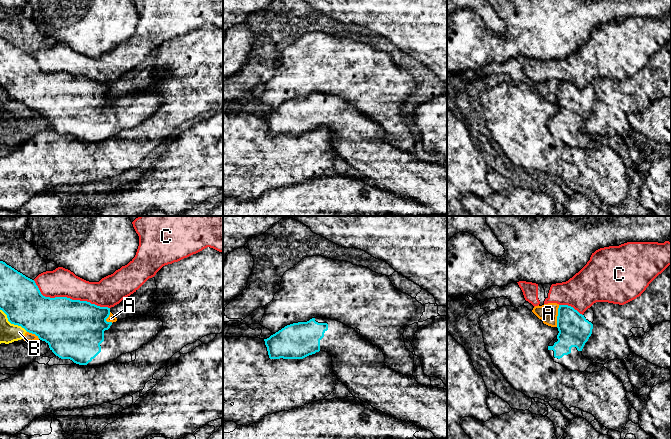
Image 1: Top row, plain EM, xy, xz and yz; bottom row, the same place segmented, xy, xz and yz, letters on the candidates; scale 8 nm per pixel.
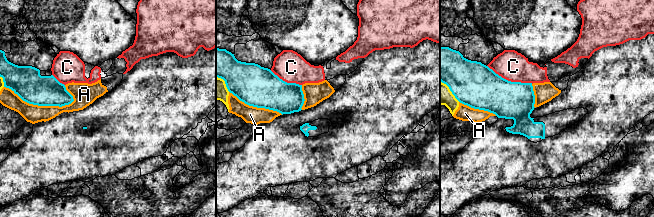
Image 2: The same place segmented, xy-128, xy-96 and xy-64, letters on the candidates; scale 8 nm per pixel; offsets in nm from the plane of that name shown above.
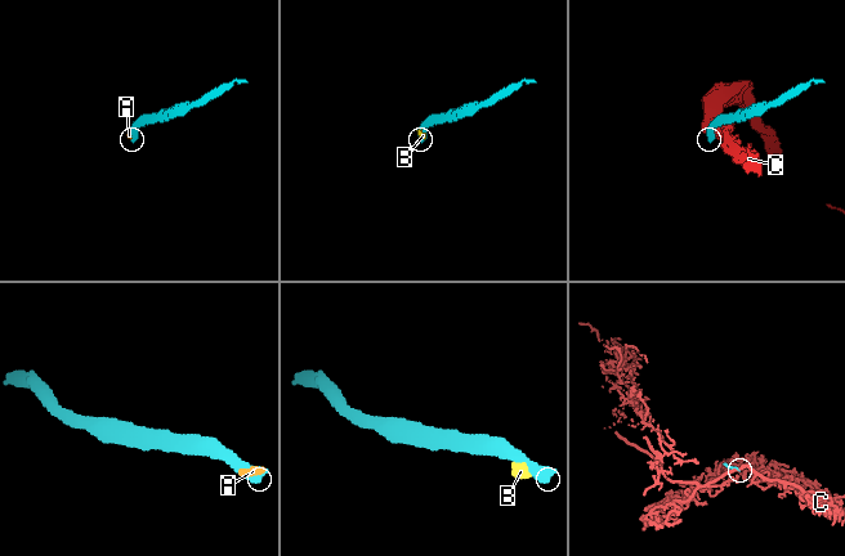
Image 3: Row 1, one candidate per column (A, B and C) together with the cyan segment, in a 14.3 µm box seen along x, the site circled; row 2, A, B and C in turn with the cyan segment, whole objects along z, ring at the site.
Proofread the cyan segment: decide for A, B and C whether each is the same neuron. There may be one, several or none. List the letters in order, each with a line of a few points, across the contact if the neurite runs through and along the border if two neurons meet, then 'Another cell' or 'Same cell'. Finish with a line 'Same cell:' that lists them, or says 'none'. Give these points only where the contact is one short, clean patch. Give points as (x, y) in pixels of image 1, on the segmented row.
A: Another cell
B: Another cell
C: Another cell
Same cell: none

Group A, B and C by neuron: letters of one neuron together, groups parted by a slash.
A B / C

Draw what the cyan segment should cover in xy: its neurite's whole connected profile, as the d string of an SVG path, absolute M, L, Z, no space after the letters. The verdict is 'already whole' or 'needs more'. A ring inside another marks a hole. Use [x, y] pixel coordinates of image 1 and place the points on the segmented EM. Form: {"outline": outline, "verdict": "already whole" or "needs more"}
{"outline": "M0 261L0 310L2 310L7 315L8 321L11 324L21 326L27 332L35 334L40 340L45 341L49 345L50 350L59 358L70 359L76 364L88 365L88 366L101 366L109 362L115 361L122 354L131 353L135 350L138 350L143 345L147 344L151 339L153 339L163 328L163 322L161 321L161 319L152 316L140 316L138 318L134 318L134 317L125 318L123 320L117 320L116 322L112 323L106 321L106 319L110 315L110 308L108 307L100 307L95 304L91 304L90 302L87 301L72 300L67 297L55 297L55 298L45 297L41 294L34 280L26 277L25 275L18 272L17 270L7 265L3 261Z", "verdict": "needs more"}

